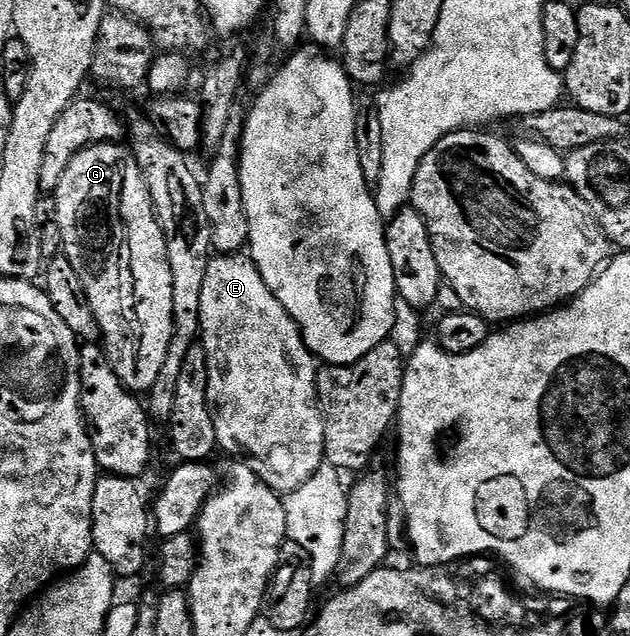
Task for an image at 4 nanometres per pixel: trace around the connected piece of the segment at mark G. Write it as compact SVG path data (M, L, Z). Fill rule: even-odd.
M113 141L85 147L80 153L75 153L69 167L65 167L65 175L61 175L61 183L53 196L57 203L55 222L61 227L62 252L73 261L77 275L81 275L107 357L127 389L134 393L150 390L161 373L172 342L173 277L168 261L167 237L160 227L152 193L134 153L126 144ZM110 197L111 209L117 215L107 225L106 201Z

